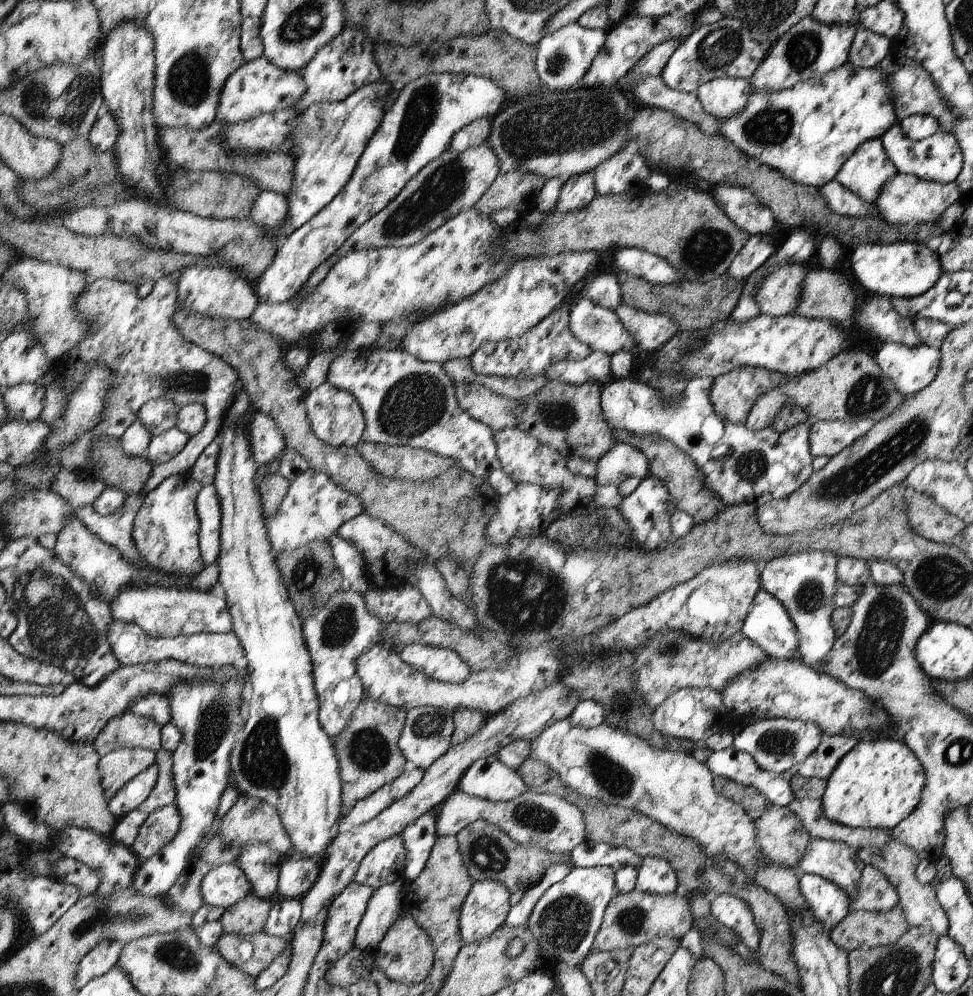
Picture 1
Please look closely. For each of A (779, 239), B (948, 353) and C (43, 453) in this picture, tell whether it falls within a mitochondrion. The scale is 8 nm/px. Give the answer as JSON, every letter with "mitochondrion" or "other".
{"A":"other","B":"other","C":"other"}

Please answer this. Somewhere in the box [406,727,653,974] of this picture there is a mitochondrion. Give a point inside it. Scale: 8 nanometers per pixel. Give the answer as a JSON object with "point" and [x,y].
{"point":[562,924]}

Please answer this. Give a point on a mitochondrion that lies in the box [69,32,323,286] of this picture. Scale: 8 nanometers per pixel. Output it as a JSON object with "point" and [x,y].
{"point":[188,83]}

